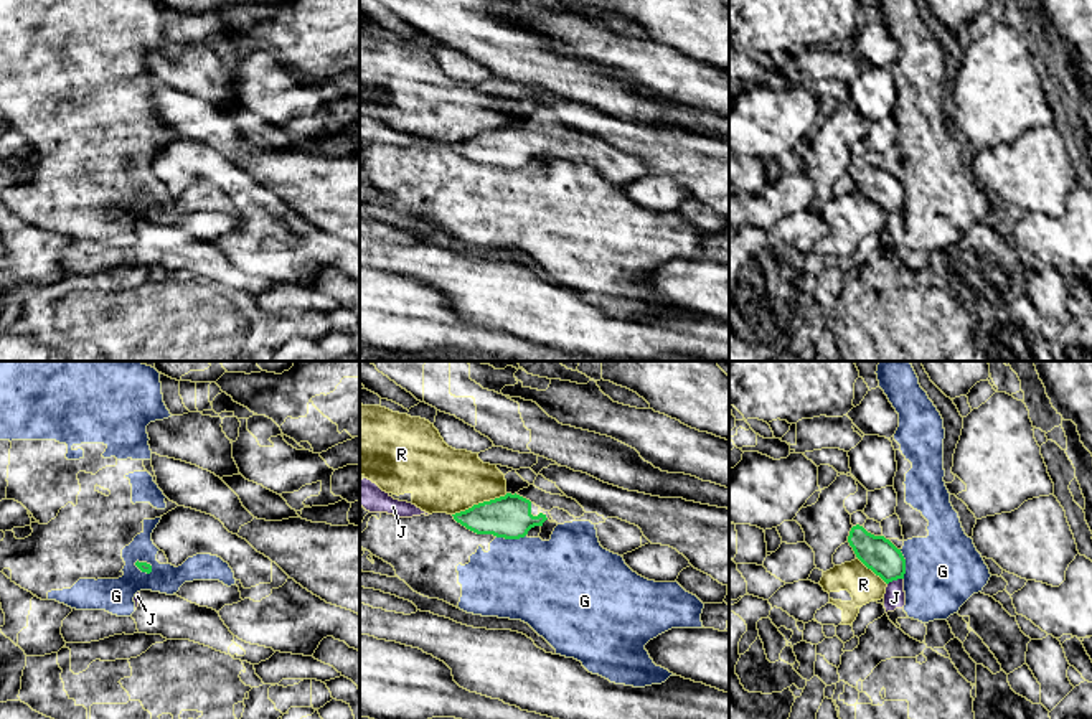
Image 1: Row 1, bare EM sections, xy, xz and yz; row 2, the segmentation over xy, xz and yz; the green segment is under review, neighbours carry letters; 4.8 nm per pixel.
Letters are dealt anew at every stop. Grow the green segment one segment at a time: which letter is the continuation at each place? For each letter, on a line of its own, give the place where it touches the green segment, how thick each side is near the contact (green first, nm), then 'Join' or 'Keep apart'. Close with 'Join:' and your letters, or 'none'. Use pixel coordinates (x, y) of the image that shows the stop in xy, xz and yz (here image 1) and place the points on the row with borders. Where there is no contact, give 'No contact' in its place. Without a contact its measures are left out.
G: Touches green at xz (510, 538). Thickness 220 nm (green) against 400 nm. Keep apart
J: Touches green at yz (894, 579). Thickness 170 nm (green) against 110 nm. Keep apart
R: Touches green at xz (479, 503). Thickness 220 nm (green) against 320 nm. Keep apart
Join: none

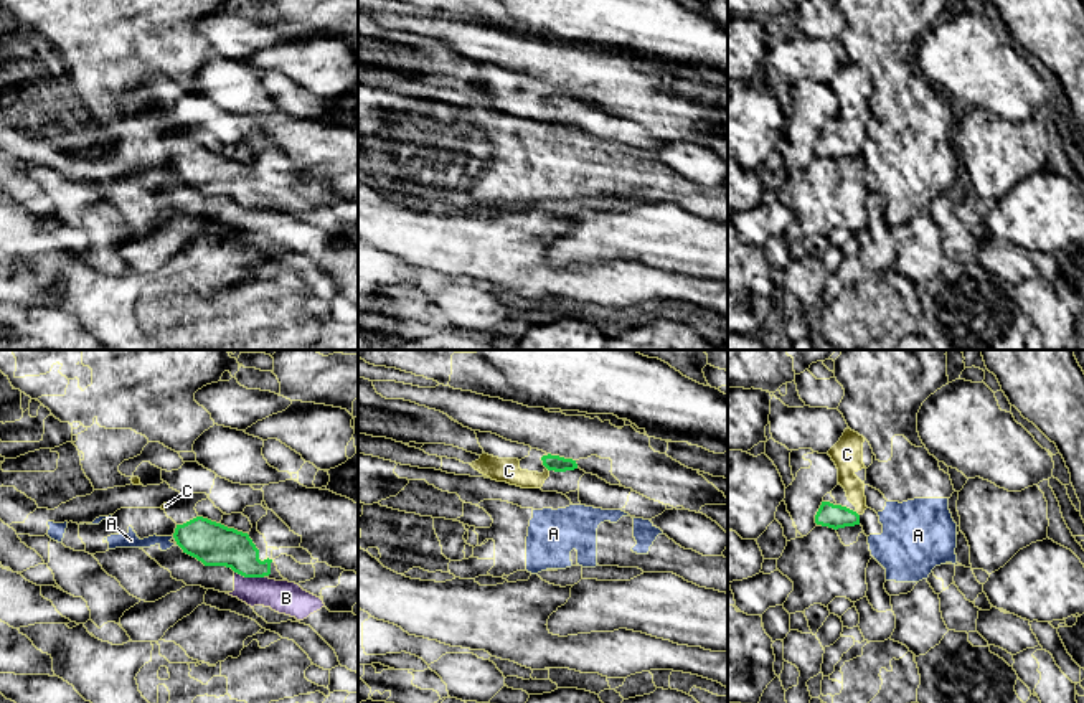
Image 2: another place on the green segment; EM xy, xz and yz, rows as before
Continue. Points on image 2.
A: No contact. Keep apart
B: Touches green at xy (249, 576). Thickness 200 nm (green) against 160 nm. Keep apart
C: Touches green at yz (857, 514). Thickness 120 nm (green) against 110 nm. Join
Join: C

